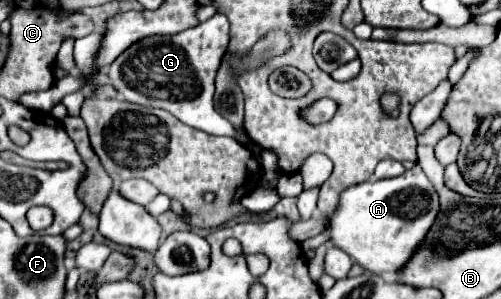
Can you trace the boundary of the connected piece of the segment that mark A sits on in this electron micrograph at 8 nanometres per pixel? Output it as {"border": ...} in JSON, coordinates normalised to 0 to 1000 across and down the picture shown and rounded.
{"border":[[[826,552],[826,565],[806,572],[798,592],[731,605],[691,632],[679,652],[675,706],[659,726],[651,779],[671,826],[687,833],[739,913],[762,920],[770,940],[794,940],[802,893],[850,799],[870,726],[874,645],[846,572]]]}

